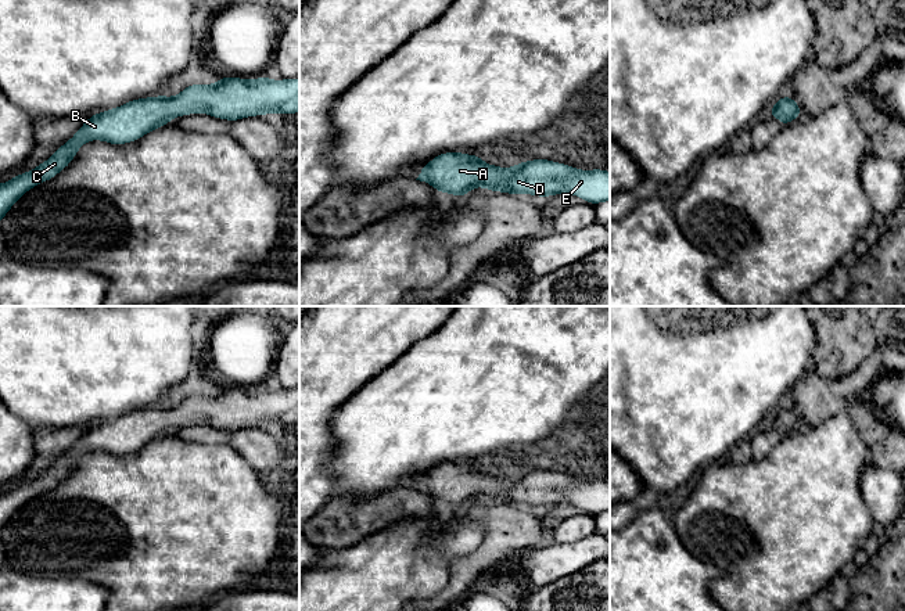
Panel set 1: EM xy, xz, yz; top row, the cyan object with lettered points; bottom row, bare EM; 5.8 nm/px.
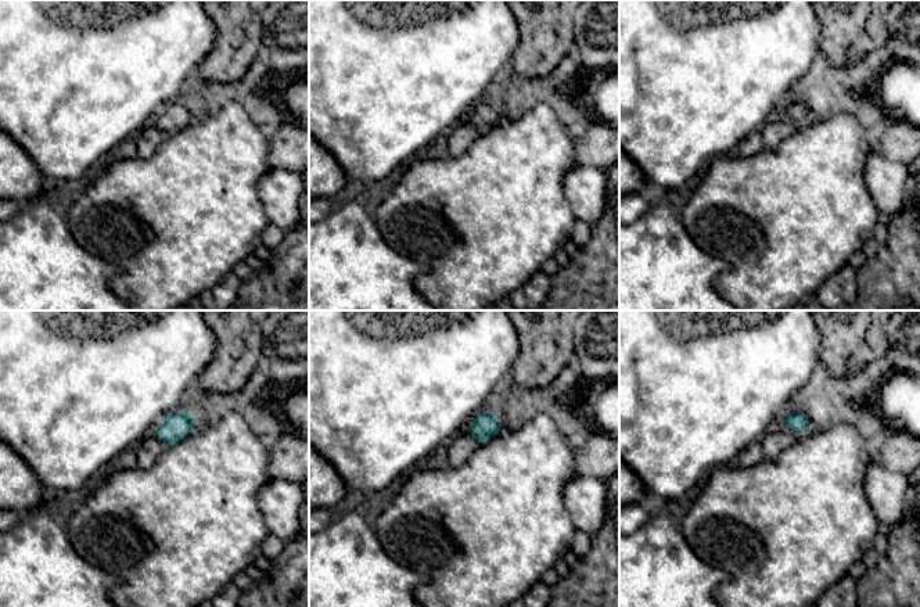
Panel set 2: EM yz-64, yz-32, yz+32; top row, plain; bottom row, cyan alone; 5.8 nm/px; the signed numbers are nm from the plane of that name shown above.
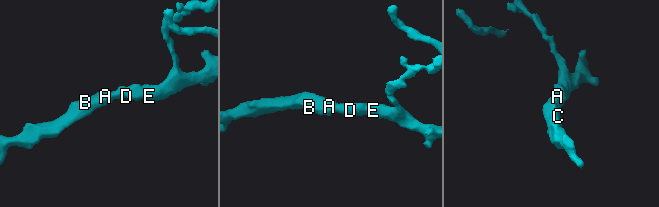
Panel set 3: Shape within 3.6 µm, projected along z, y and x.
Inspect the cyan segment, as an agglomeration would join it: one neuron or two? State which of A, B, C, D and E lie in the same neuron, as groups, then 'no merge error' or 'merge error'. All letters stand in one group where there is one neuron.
A B C D E; no merge error

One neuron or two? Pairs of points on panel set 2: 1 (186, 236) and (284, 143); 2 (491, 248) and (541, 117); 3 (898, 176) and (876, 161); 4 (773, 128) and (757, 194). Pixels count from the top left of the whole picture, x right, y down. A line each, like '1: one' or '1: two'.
1: two
2: one
3: one
4: two

